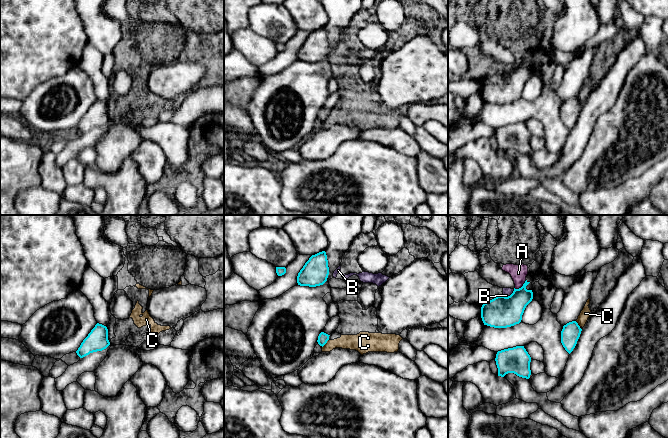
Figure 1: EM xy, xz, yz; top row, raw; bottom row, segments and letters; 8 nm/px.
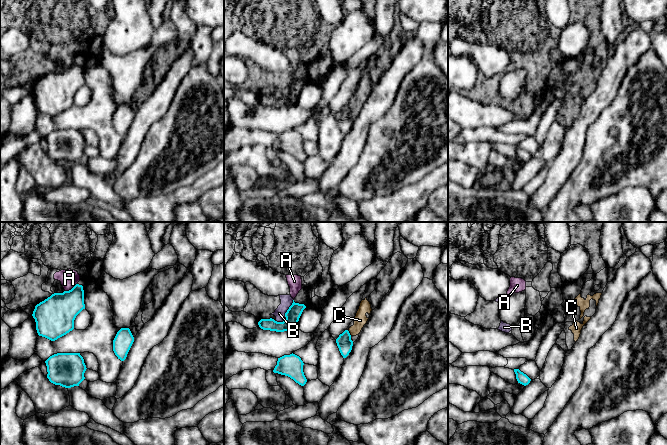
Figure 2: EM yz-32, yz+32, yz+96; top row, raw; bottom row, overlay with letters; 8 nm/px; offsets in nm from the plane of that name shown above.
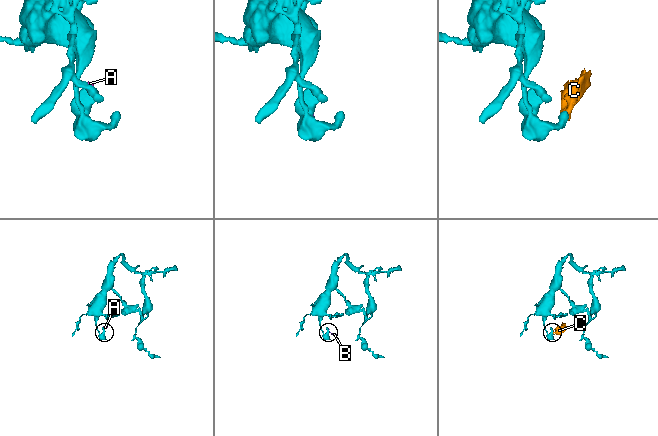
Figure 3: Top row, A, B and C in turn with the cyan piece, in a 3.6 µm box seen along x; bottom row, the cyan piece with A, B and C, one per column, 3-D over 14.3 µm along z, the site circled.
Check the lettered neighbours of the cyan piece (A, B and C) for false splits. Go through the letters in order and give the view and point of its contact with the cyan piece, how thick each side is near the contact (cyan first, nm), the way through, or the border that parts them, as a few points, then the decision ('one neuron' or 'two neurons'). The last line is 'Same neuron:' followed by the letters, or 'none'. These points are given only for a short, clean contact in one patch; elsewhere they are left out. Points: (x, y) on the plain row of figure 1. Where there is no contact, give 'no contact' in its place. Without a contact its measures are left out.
A: contact yz (521, 63); calibres 240 and 130 nm; border yz (526, 56), (520, 63), (514, 64); two neurons
B: contact yz (508, 72); calibres 260 and 70 nm; border yz (514, 65), (509, 71), (502, 71); two neurons
C: contact xz (326, 118); calibres 80 and 130 nm; border xz (328, 115), (322, 123); two neurons
Same neuron: none

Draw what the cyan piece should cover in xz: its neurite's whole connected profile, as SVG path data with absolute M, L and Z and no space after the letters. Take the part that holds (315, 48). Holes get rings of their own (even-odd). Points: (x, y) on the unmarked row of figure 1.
M325 27L312 31L300 46L297 59L300 62L316 63L323 61L328 54L329 43Z

